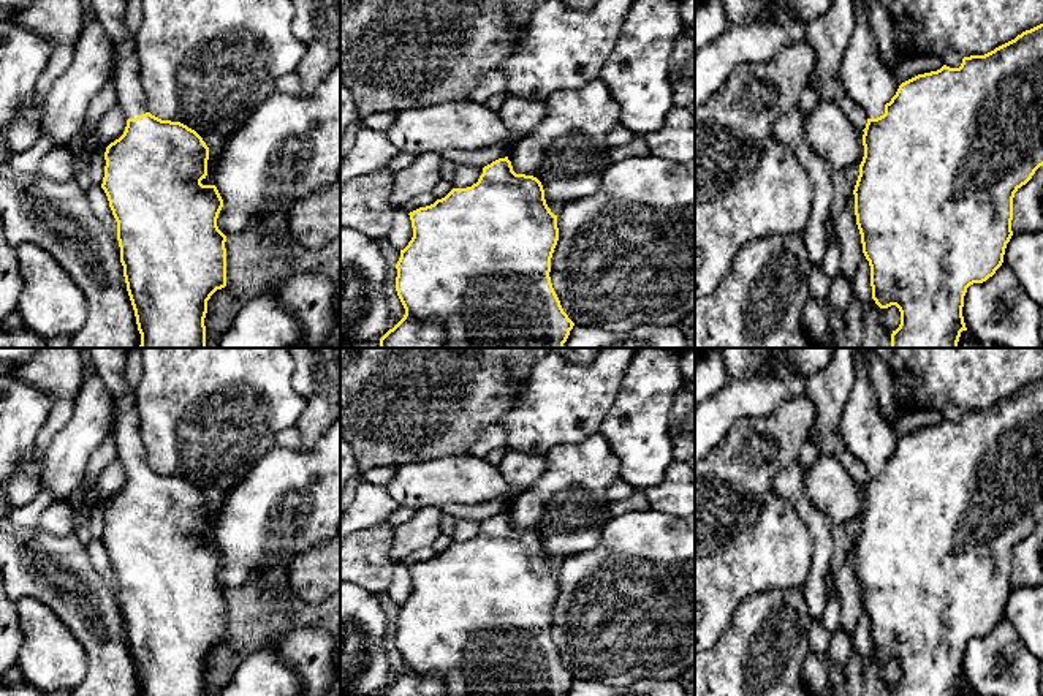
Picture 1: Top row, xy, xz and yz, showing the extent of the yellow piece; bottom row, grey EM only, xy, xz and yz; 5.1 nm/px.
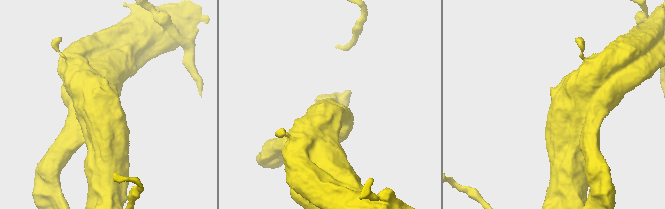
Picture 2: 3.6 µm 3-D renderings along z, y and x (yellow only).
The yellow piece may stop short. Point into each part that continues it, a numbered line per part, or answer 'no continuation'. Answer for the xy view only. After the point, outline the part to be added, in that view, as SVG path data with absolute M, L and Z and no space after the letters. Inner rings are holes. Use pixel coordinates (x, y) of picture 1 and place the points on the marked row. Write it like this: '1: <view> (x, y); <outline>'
1: xy (109, 15); M87 0L95 13L95 25L103 28L116 47L117 63L114 81L117 103L125 119L136 119L149 112L146 93L139 79L136 36L125 25L128 0Z

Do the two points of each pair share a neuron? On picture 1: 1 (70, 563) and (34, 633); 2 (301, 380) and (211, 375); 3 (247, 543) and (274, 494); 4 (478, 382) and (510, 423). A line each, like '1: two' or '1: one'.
1: two
2: two
3: one
4: two

